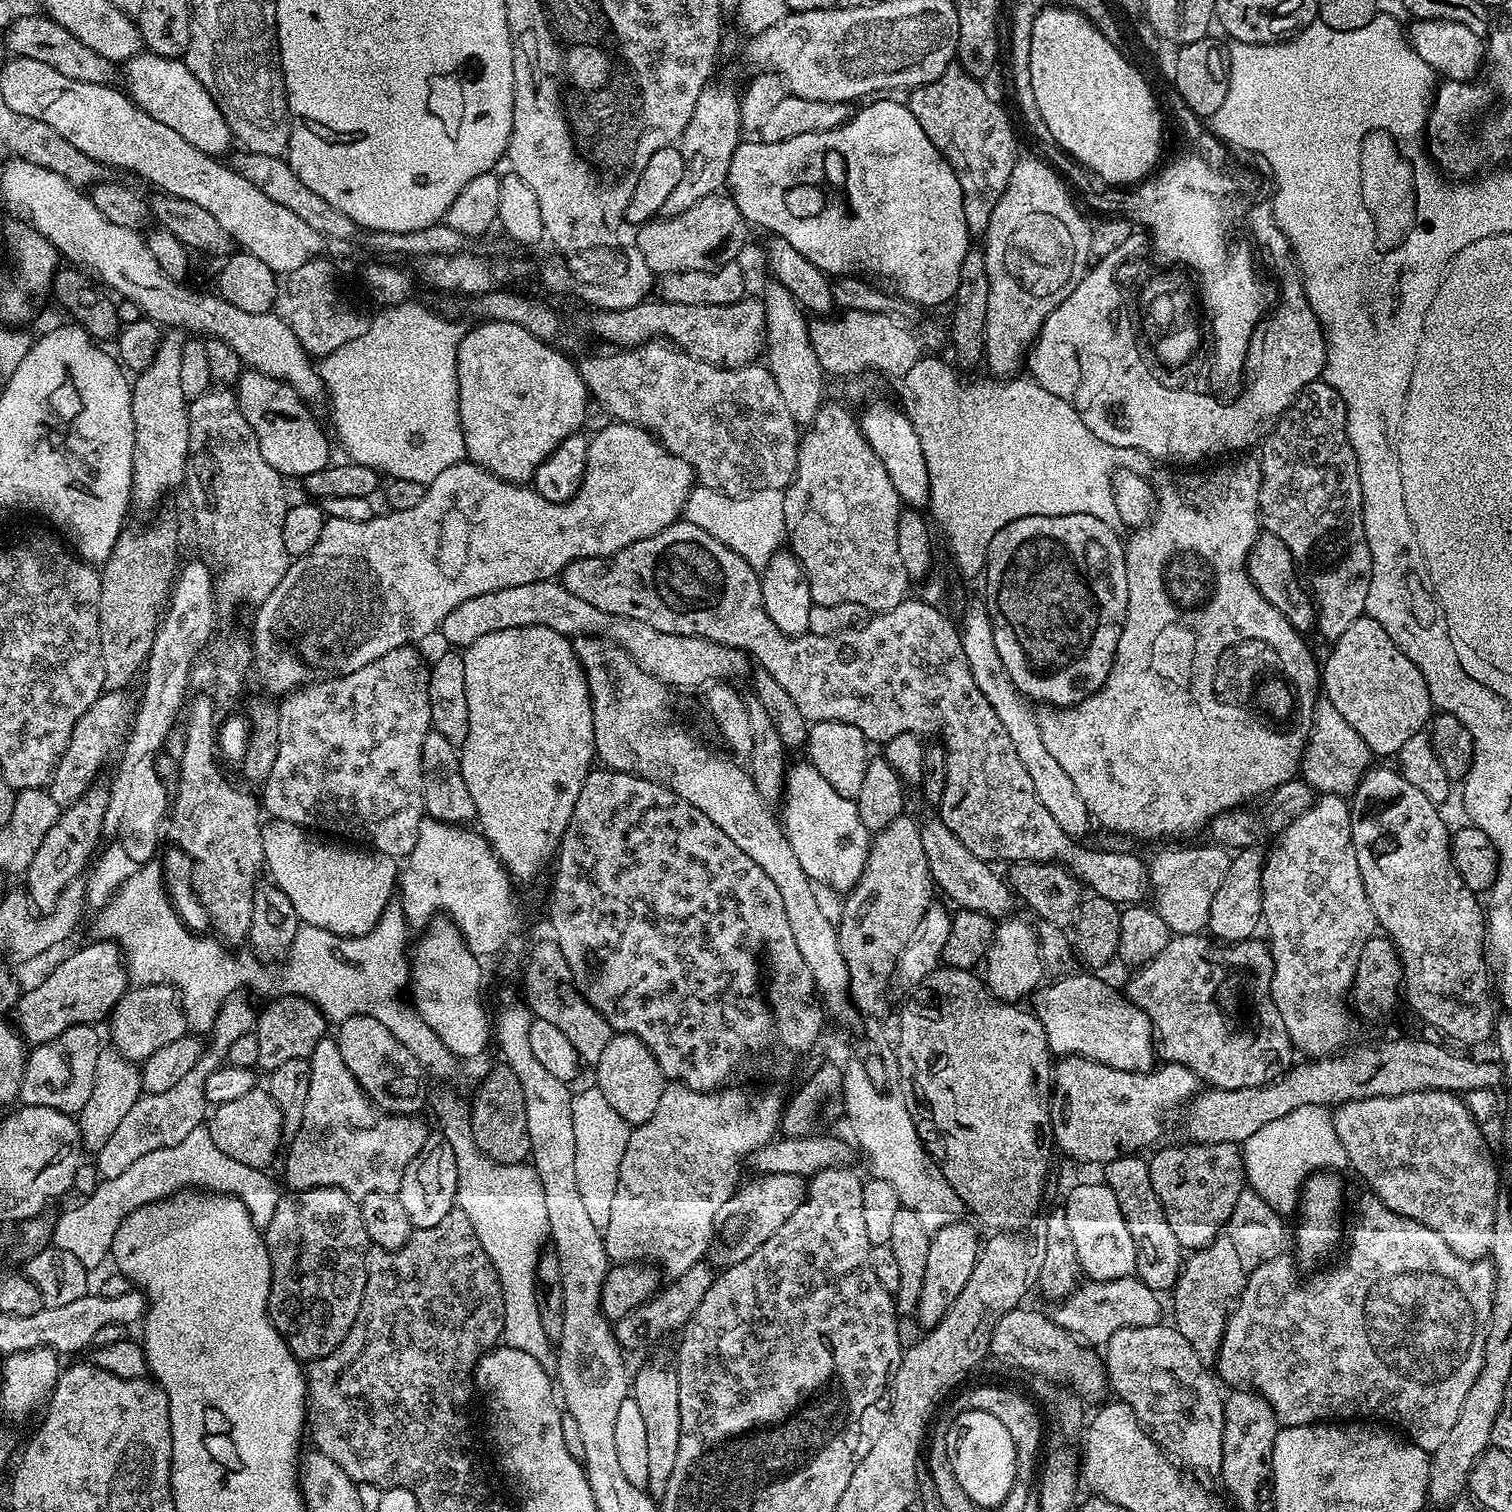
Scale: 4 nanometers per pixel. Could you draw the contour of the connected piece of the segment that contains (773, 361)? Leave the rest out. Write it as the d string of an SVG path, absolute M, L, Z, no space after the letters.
M755 242L745 244L738 257L738 263L744 275L747 295L759 300L764 308L766 356L768 352L766 367L782 394L782 402L786 402L786 410L793 424L807 426L818 414L825 399L822 390L824 384L820 381L822 369L808 337L809 321L804 320L805 313L790 294L790 290L779 284L768 271L768 253L761 245L759 248Z

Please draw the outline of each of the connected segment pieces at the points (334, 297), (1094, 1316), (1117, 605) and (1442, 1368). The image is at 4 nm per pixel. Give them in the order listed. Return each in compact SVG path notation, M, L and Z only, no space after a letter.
M317 258L308 260L289 273L288 294L292 302L292 314L288 316L289 324L299 340L299 344L313 358L323 358L357 333L360 316L353 306L340 294L336 286L334 263L331 259Z
M1135 1275L1100 1283L1088 1282L1055 1305L1054 1319L1058 1326L1062 1326L1081 1341L1092 1346L1104 1346L1118 1330L1161 1323L1160 1300L1158 1293Z
M1062 514L1061 516L1027 516L1026 518L1018 518L1014 522L1007 524L1002 530L998 530L998 534L994 534L994 538L988 547L986 567L982 573L982 581L984 580L982 599L988 603L988 613L990 614L990 622L994 630L994 646L998 646L998 658L1002 658L1004 676L1010 681L1011 687L1016 689L1019 693L1022 693L1029 701L1031 701L1030 699L1045 700L1045 702L1048 703L1045 705L1048 706L1068 706L1073 703L1071 692L1076 695L1076 698L1083 698L1089 695L1090 687L1088 688L1088 683L1092 683L1091 687L1093 689L1101 688L1101 686L1104 685L1104 679L1108 676L1108 671L1112 668L1112 660L1116 656L1118 638L1122 634L1124 624L1128 621L1128 579L1126 578L1126 560L1124 558L1125 545L1122 543L1122 540L1116 537L1116 530L1117 529L1113 527L1113 525L1102 522L1090 514Z
M1365 1194L1360 1200L1360 1217L1356 1220L1356 1225L1352 1228L1352 1241L1348 1244L1348 1253L1344 1256L1344 1264L1340 1264L1317 1288L1311 1288L1308 1284L1296 1284L1296 1276L1288 1268L1272 1268L1271 1263L1259 1264L1247 1273L1244 1281L1244 1293L1240 1295L1236 1302L1236 1307L1232 1309L1228 1316L1228 1325L1222 1338L1222 1346L1218 1357L1218 1368L1224 1371L1223 1383L1228 1386L1240 1386L1243 1380L1256 1379L1255 1391L1267 1400L1274 1410L1277 1421L1283 1427L1302 1426L1303 1424L1318 1424L1321 1422L1352 1422L1355 1416L1381 1416L1384 1420L1389 1420L1392 1424L1397 1424L1403 1435L1411 1443L1425 1450L1435 1450L1446 1442L1446 1434L1454 1430L1454 1422L1458 1422L1458 1412L1462 1410L1462 1402L1466 1398L1464 1388L1452 1380L1452 1372L1456 1372L1458 1354L1468 1352L1468 1338L1458 1338L1456 1340L1456 1316L1465 1314L1467 1319L1475 1319L1474 1310L1471 1309L1470 1302L1466 1304L1456 1304L1456 1294L1458 1294L1458 1282L1456 1278L1450 1278L1444 1272L1444 1262L1448 1258L1459 1258L1454 1254L1450 1246L1440 1234L1414 1222L1405 1216L1399 1216L1394 1210L1390 1210L1371 1194Z

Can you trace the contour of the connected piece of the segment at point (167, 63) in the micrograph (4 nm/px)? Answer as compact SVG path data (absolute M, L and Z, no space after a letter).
M141 52L125 61L121 68L124 80L122 86L129 99L135 101L148 116L182 134L186 142L190 142L207 156L217 158L223 157L223 152L234 144L232 127L226 122L222 110L216 105L206 86L202 86L202 82L194 78L187 63L181 59L166 59L160 55Z

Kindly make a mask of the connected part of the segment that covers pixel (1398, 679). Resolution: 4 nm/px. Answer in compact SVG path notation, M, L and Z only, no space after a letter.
M1367 614L1358 617L1350 626L1350 630L1339 636L1331 648L1332 653L1329 654L1328 661L1325 664L1323 661L1322 664L1323 695L1333 703L1334 709L1346 718L1346 722L1362 736L1366 746L1377 757L1395 757L1402 744L1429 723L1428 711L1432 712L1434 708L1418 666L1393 642L1390 634L1386 634L1386 630L1382 630L1382 626L1378 626L1378 622Z

